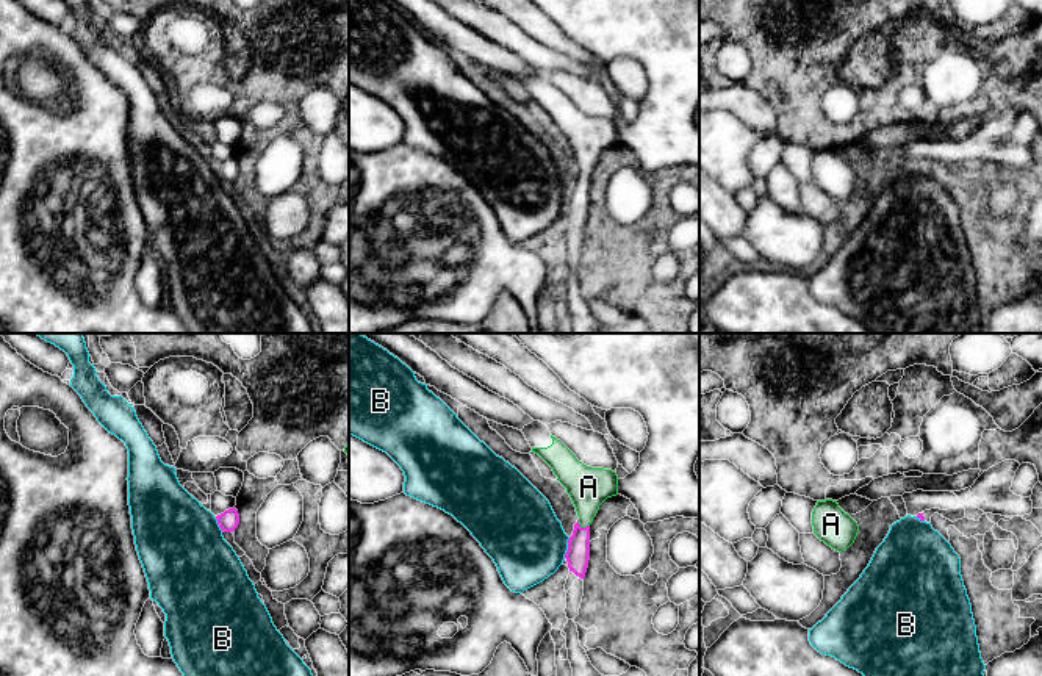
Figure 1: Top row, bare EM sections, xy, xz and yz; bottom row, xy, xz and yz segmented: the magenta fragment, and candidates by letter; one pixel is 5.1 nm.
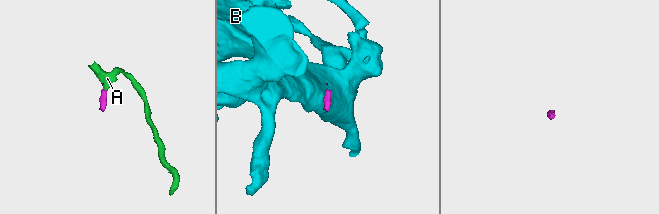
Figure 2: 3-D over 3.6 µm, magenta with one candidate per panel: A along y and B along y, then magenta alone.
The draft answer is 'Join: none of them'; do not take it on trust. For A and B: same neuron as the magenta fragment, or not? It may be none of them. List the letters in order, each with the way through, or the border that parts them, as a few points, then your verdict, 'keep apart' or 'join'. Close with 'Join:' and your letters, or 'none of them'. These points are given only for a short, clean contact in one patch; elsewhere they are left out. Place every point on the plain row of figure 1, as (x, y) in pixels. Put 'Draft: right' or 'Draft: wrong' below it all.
A: runs through xz (578, 204), (582, 177), (589, 136); join
B: border along xz (570, 186), (564, 207); keep apart
Join: A
Draft: wrong

